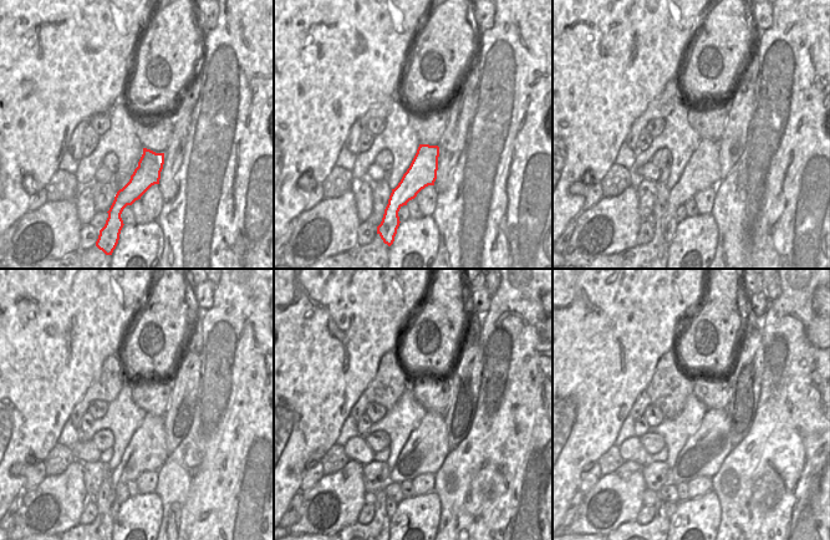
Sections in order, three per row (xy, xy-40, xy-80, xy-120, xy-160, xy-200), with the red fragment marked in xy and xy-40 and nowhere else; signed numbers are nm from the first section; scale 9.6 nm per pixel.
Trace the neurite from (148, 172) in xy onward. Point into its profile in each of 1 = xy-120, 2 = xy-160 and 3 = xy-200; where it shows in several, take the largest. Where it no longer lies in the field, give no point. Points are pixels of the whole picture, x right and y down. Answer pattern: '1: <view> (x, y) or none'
1: xy-120 (146, 452)
2: xy-160 (427, 447)
3: xy-200 (703, 453)

